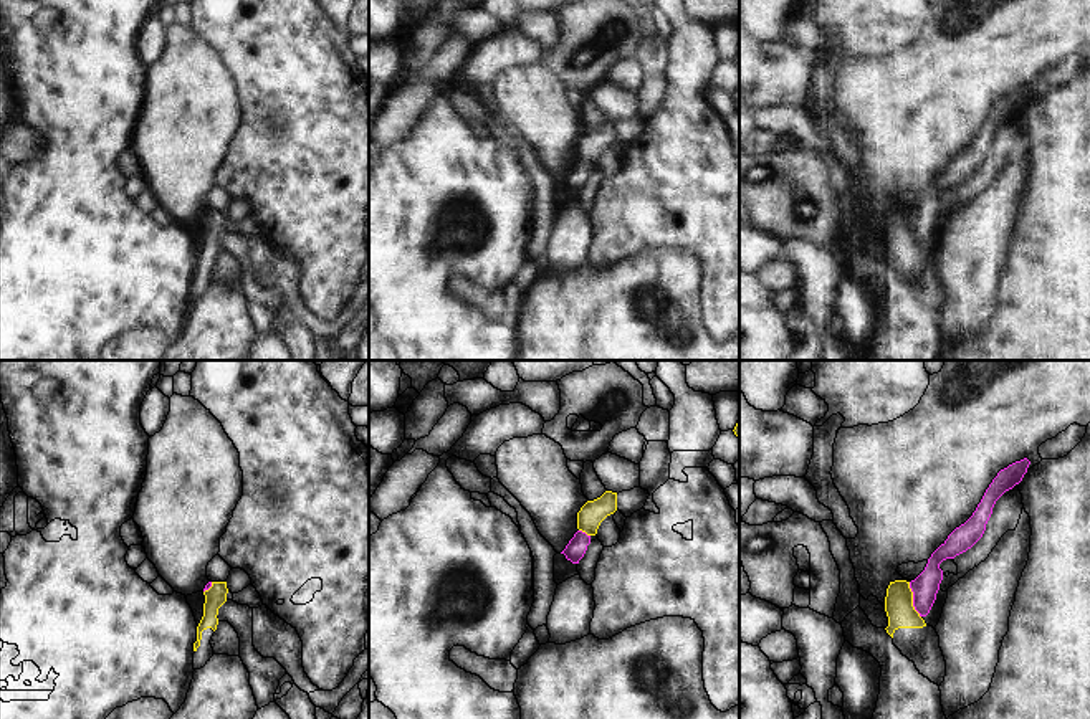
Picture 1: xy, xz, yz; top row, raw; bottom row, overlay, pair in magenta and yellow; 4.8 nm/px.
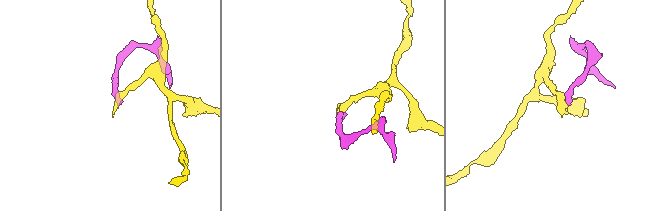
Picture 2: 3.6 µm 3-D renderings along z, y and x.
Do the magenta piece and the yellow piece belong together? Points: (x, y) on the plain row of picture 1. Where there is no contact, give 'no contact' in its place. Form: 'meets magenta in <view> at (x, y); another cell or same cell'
meets magenta in yz at (913, 230); another cell

